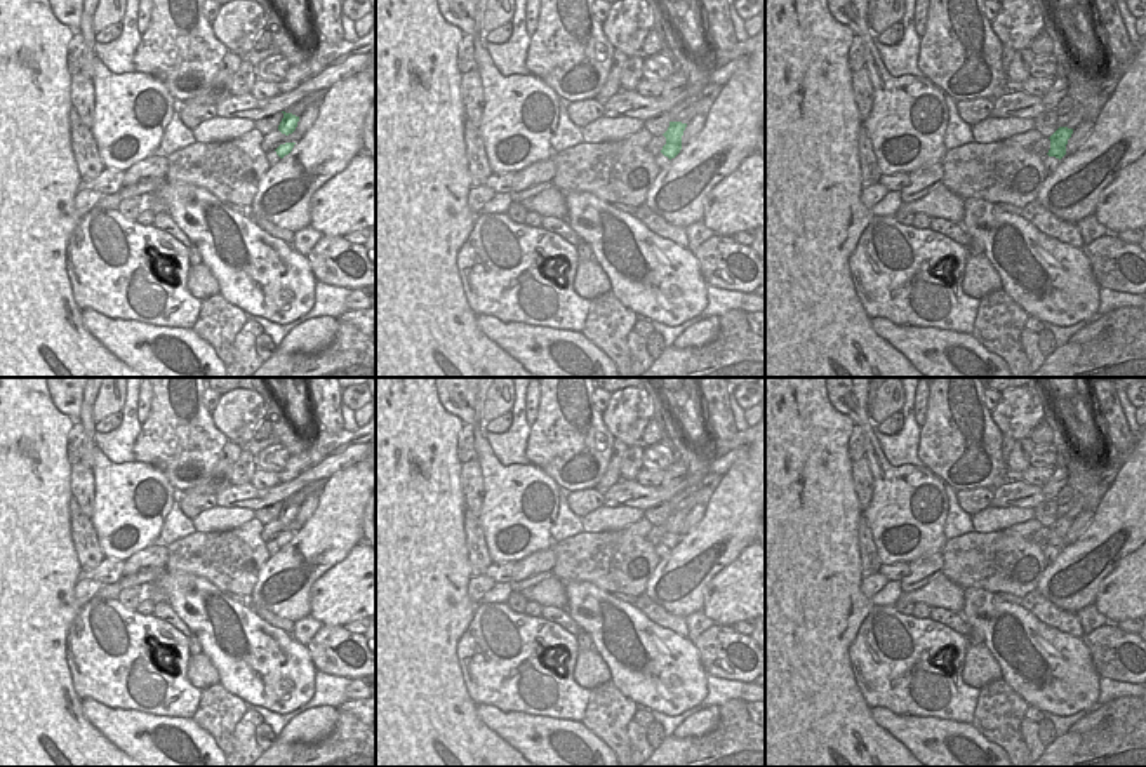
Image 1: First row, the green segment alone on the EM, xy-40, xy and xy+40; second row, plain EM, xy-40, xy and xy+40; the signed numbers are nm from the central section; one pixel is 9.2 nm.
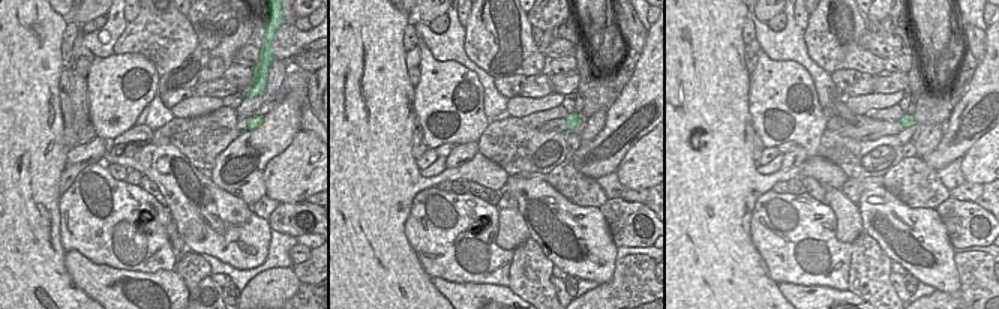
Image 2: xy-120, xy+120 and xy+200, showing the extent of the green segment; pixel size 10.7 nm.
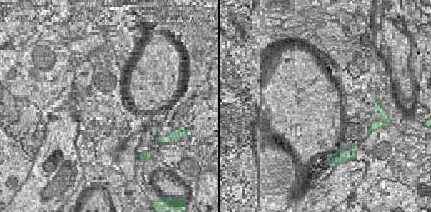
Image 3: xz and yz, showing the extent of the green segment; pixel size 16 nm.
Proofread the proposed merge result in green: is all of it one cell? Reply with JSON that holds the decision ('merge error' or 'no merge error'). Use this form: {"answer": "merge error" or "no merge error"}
{"answer": "merge error"}

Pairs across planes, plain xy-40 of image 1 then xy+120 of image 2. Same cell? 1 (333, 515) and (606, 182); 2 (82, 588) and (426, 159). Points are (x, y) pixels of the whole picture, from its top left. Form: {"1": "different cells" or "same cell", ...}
{"1": "different cells", "2": "same cell"}

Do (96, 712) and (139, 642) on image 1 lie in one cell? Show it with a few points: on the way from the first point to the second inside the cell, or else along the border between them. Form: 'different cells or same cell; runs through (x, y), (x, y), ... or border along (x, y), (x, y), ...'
different cells; border along (82, 698), (141, 712)

